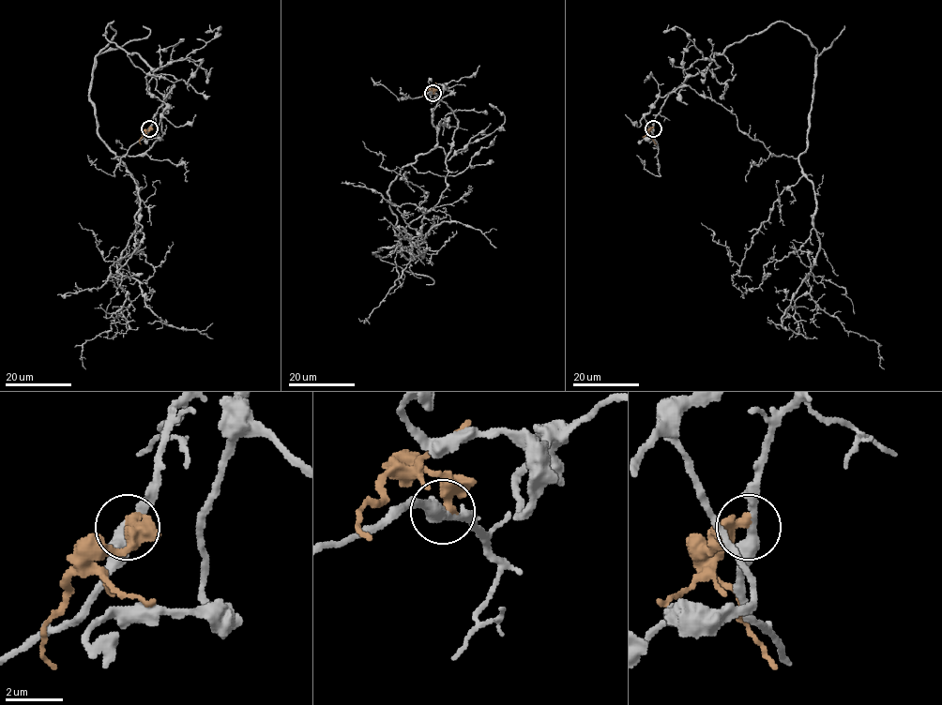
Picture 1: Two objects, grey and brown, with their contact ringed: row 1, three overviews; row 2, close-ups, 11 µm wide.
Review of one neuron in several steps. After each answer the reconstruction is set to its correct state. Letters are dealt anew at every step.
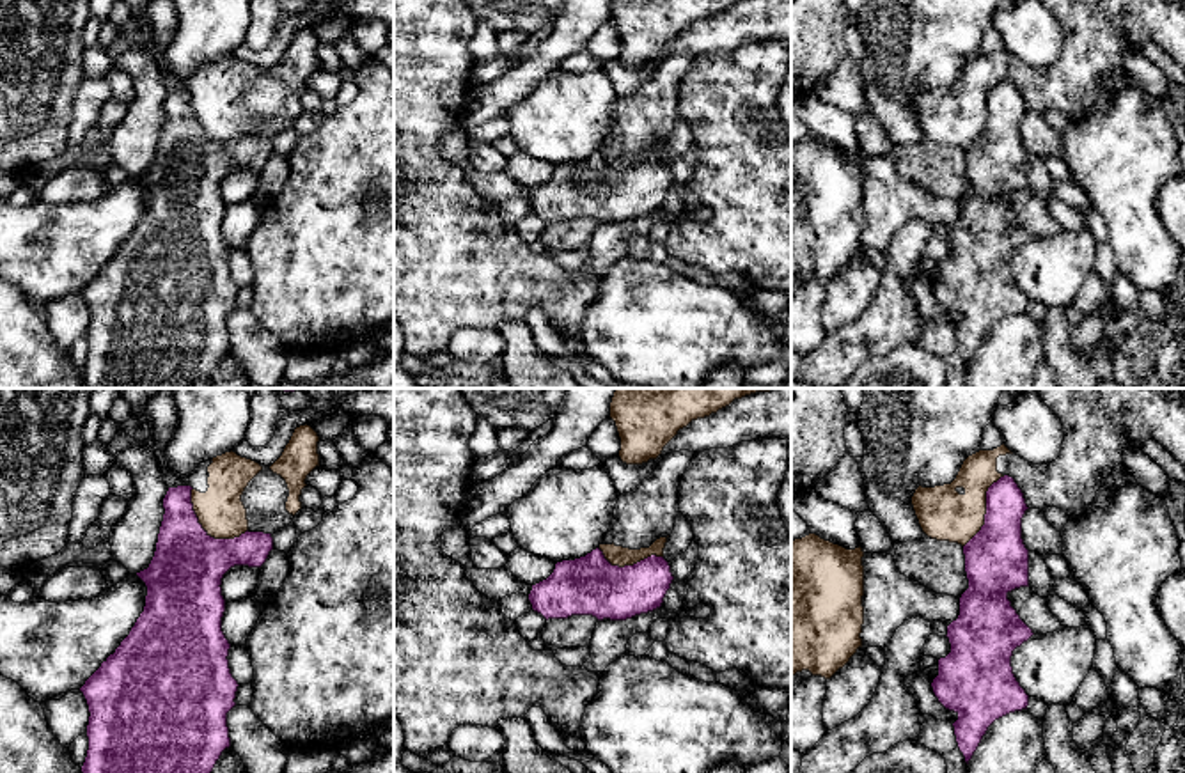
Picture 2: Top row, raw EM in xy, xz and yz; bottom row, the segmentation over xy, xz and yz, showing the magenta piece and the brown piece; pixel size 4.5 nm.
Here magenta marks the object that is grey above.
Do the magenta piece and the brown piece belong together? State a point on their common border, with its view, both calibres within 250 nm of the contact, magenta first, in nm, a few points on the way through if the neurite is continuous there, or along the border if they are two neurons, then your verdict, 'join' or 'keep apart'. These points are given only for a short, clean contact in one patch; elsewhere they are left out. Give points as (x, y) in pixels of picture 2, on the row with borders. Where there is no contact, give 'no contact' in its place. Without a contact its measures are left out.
contact xy (204, 530); calibres 340 and 220 nm; keep apart

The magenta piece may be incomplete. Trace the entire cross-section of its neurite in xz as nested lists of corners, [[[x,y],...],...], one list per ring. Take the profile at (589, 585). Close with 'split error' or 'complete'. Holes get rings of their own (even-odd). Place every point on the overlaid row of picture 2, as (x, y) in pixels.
[[[596,548],[585,557],[557,562],[546,580],[532,585],[529,601],[546,621],[571,615],[626,621],[660,608],[672,580],[663,557],[619,567]]]; complete

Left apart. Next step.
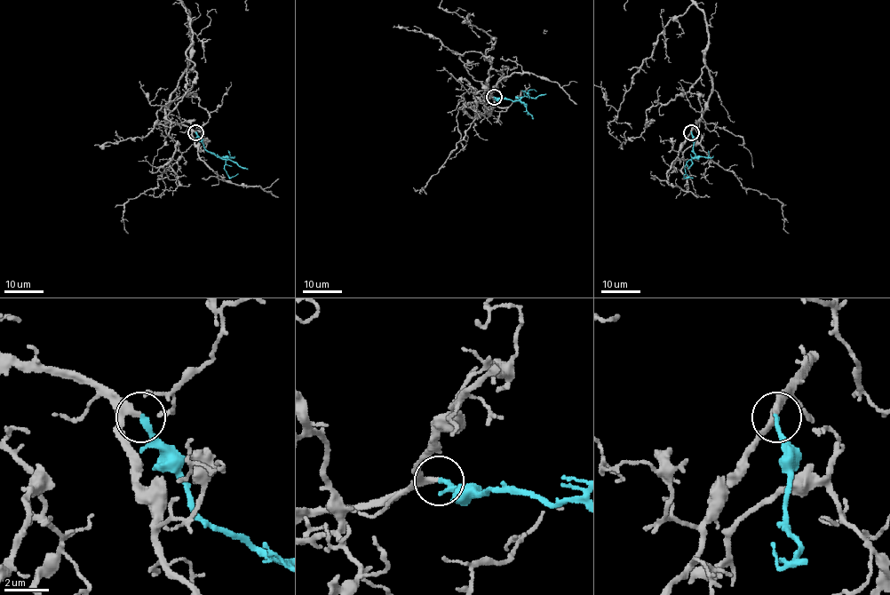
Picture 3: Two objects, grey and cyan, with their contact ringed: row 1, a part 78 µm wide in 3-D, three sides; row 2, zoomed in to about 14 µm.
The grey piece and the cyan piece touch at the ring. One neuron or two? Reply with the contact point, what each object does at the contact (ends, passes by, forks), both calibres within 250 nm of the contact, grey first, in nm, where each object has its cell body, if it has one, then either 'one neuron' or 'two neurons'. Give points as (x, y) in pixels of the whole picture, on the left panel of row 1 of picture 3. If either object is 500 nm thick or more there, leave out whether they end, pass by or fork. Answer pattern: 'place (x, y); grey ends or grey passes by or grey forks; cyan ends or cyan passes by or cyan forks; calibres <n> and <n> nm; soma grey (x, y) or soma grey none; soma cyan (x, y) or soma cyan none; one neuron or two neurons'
place (195, 132); grey passes by; cyan ends; calibres 220 and 240 nm; soma grey none; soma cyan none; one neuron

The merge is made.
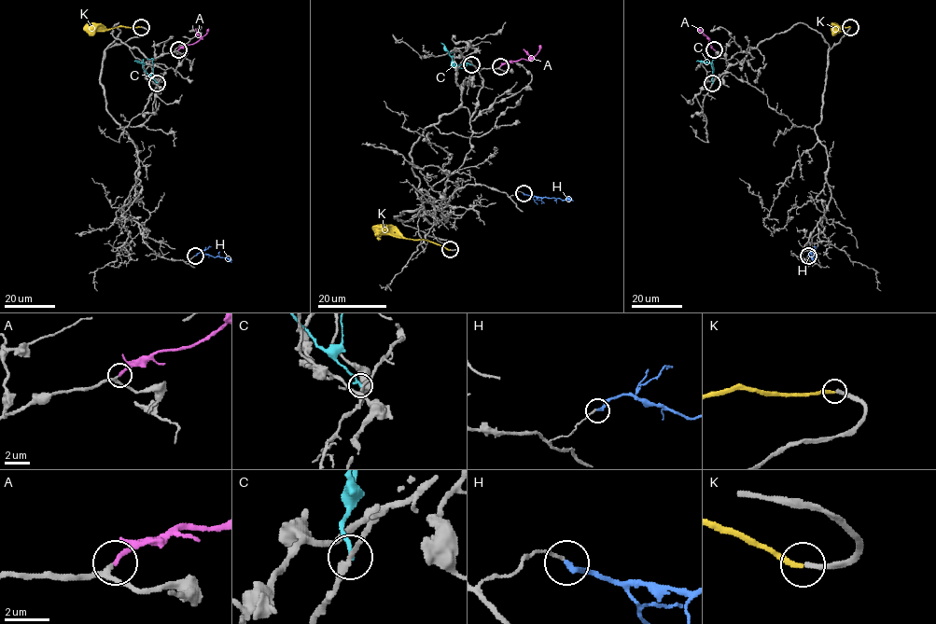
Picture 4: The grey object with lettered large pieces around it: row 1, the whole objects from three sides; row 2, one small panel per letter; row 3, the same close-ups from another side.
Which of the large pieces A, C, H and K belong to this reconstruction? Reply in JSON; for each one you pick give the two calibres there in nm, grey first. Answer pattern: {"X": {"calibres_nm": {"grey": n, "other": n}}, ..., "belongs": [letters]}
{"A": {"calibres_nm": {"grey": 180, "other": 220}}, "K": {"calibres_nm": {"grey": 280, "other": 240}}, "belongs": ["A", "K"]}

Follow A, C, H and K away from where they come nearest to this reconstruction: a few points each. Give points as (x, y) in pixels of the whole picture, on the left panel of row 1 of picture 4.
A: (178, 50), (195, 43), (208, 29)
C: (157, 83), (142, 62), (134, 61)
H: (195, 256), (203, 253), (232, 260)
K: (141, 26), (84, 28)

